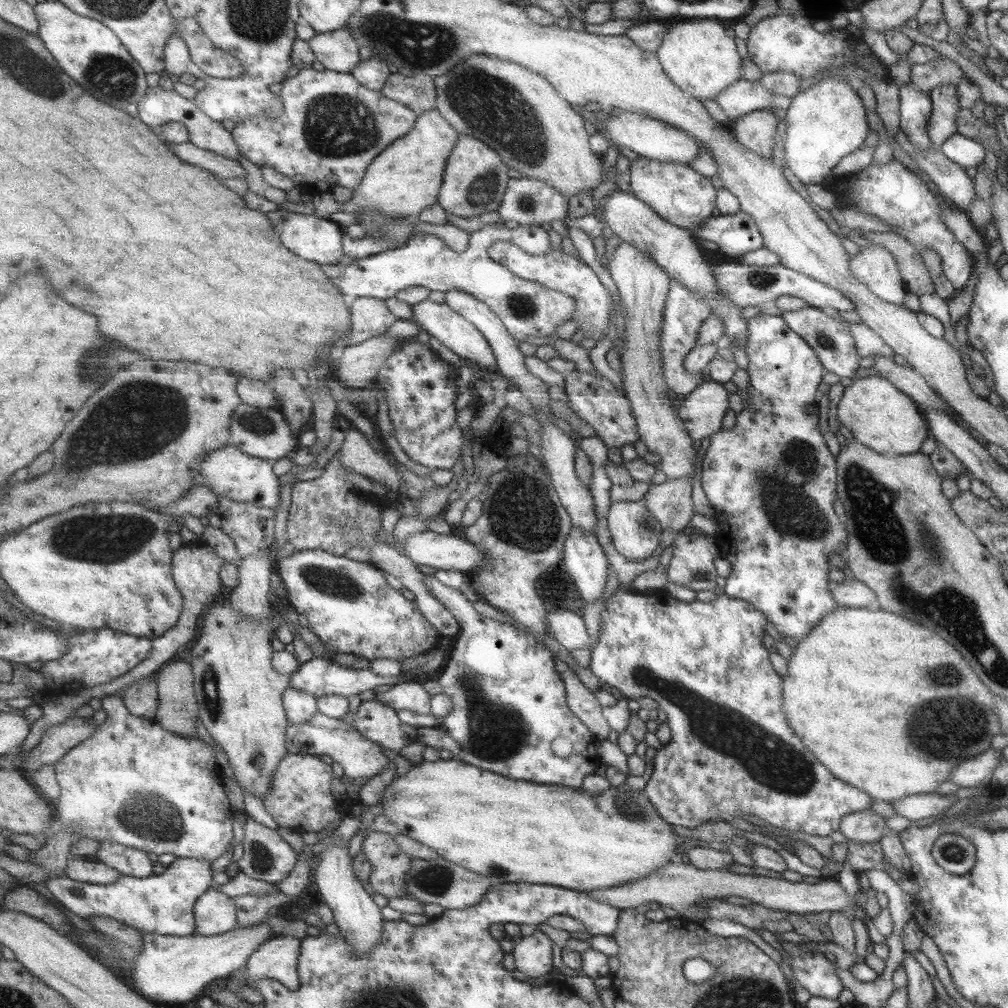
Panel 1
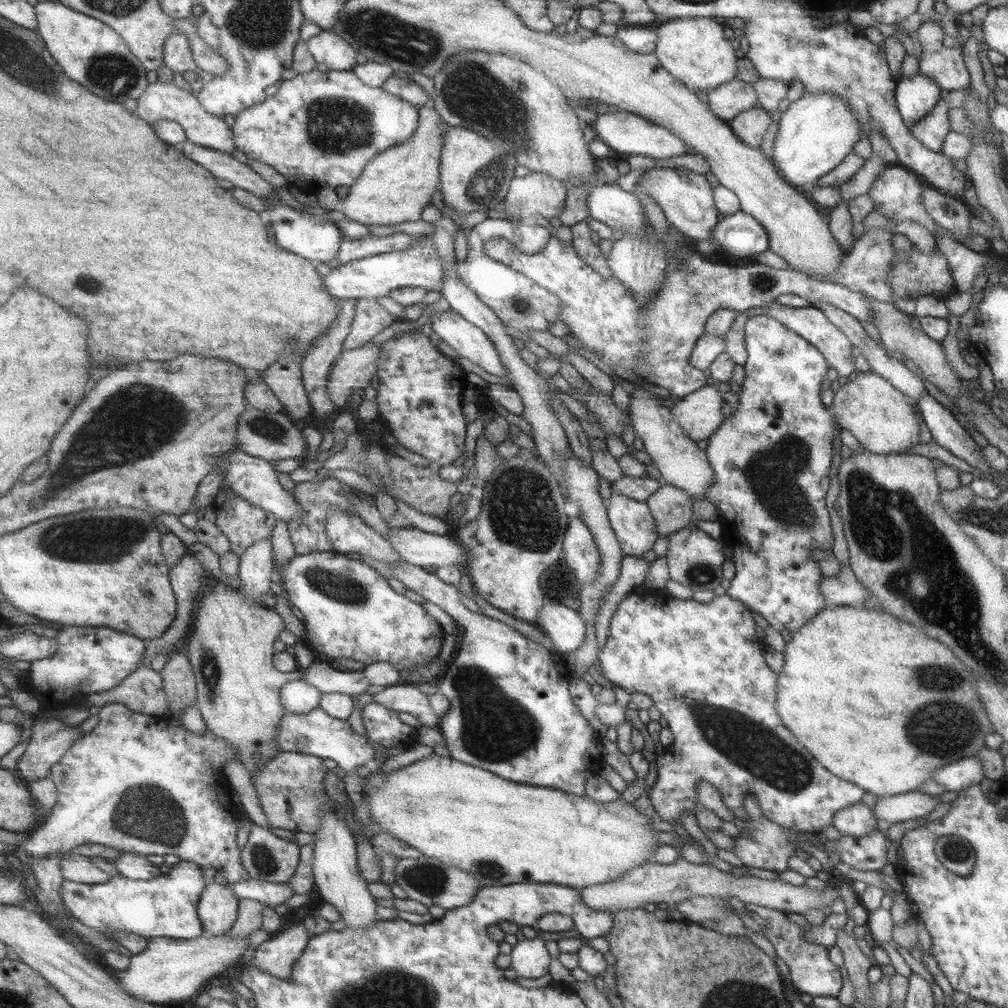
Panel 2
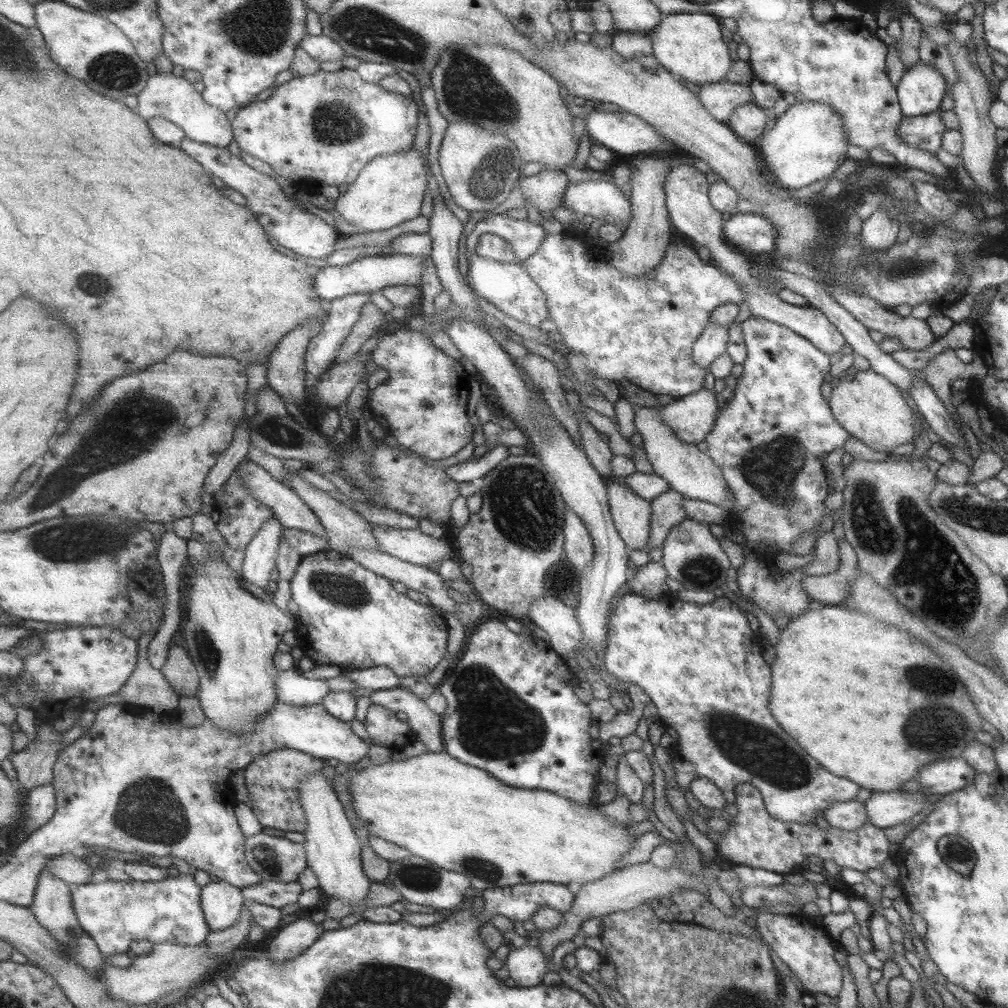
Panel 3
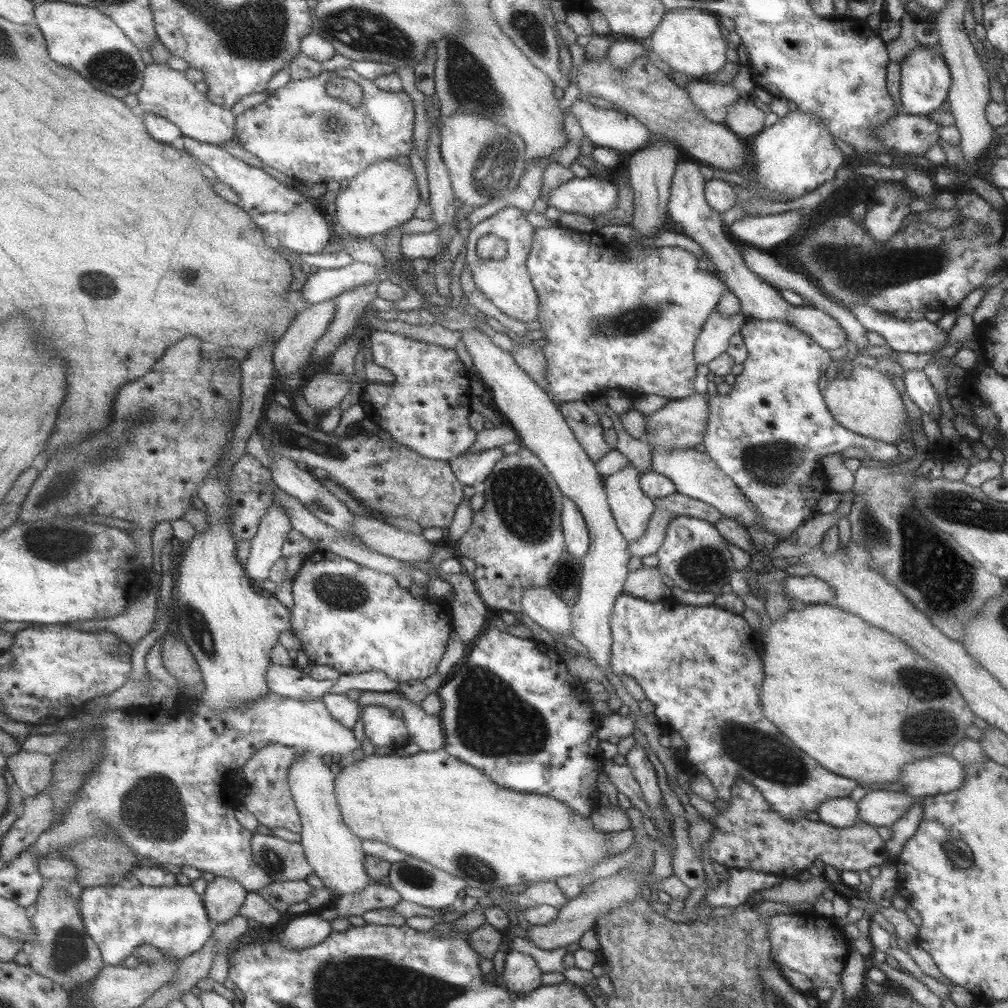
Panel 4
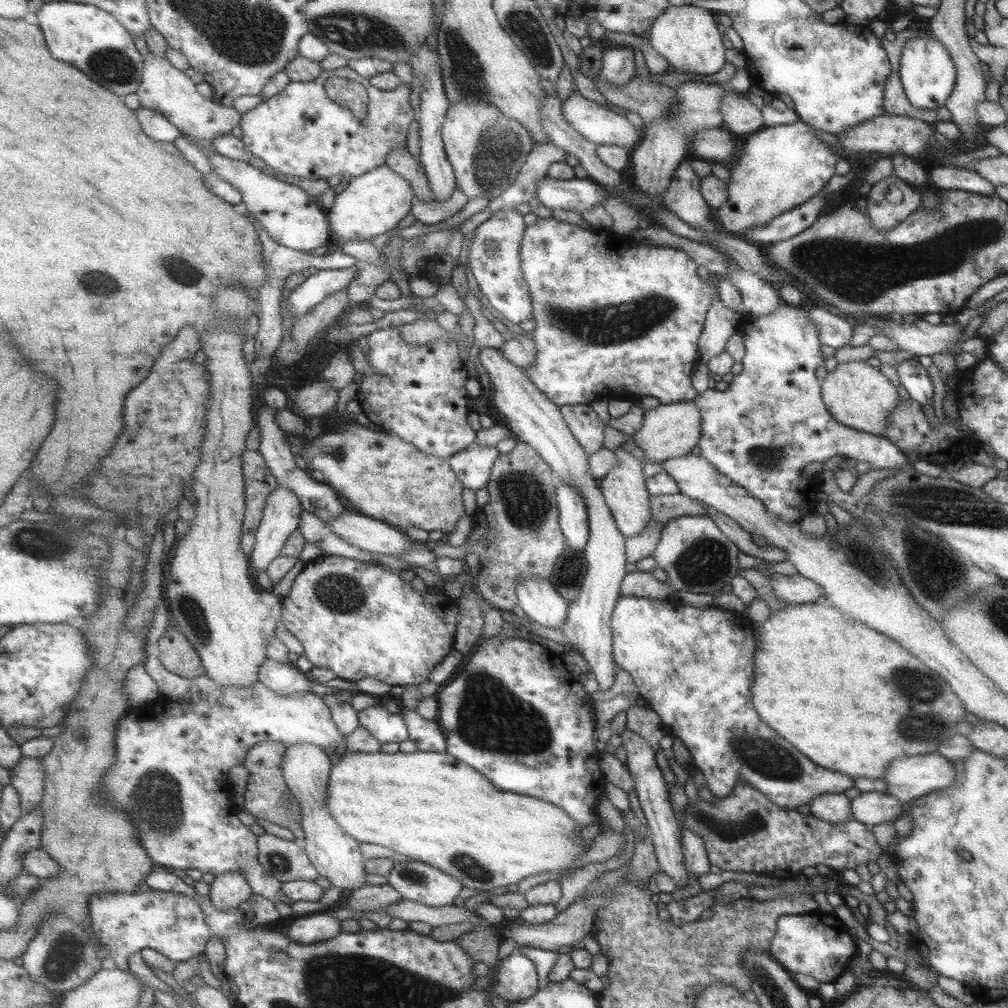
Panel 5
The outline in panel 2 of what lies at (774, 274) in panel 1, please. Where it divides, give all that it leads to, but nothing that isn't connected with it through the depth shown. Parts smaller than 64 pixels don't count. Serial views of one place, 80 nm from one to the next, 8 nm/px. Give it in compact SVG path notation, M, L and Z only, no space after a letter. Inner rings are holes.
M550 237L544 250L535 254L523 254L517 247L503 238L490 238L484 244L484 254L502 262L505 266L521 273L540 287L556 294L560 300L559 321L566 324L569 334L591 350L601 354L601 362L611 365L618 364L629 370L636 376L653 381L655 385L666 388L675 396L685 396L705 385L705 374L703 371L693 368L688 363L689 355L695 346L695 341L704 334L704 323L706 319L717 310L729 308L735 312L747 311L749 308L766 306L776 300L779 294L796 294L801 298L815 304L818 300L832 304L835 308L853 316L857 320L865 321L873 325L873 315L868 308L868 297L861 292L851 290L839 283L831 281L819 281L793 269L776 269L764 264L751 263L747 266L730 266L725 263L707 262L692 250L686 249L680 252L684 258L684 266L674 266L671 262L666 263L665 278L656 296L644 304L638 306L630 292L612 276L608 281L600 274L587 266L574 251L571 243L564 245L556 237Z

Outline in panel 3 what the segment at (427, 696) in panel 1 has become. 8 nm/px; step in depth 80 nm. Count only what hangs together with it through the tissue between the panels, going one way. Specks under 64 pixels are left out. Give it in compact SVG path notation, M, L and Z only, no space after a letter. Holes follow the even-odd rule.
M403 687L373 690L369 695L372 704L387 707L395 712L404 712L408 723L421 741L431 751L444 750L442 741L441 717L429 708L428 702L415 692Z

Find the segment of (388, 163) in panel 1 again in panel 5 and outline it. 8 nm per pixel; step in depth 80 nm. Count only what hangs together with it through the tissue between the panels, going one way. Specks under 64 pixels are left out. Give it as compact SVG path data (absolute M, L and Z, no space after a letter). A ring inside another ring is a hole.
M384 165L356 177L344 191L338 193L334 207L327 210L328 218L339 243L371 240L397 228L401 220L409 216L415 197L416 192L411 187L411 182Z

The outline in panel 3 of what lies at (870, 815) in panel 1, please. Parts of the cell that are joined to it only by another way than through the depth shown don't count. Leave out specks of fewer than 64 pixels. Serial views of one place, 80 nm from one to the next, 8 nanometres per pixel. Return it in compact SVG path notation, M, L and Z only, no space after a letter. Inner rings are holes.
M855 799L833 803L827 807L823 817L830 827L839 830L859 830L868 822L865 805Z

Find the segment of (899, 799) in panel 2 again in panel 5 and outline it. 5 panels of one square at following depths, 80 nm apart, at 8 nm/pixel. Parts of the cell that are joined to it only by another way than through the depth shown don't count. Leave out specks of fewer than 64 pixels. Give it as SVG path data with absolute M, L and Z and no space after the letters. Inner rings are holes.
M863 792L850 800L850 816L869 827L894 820L906 804L884 792Z

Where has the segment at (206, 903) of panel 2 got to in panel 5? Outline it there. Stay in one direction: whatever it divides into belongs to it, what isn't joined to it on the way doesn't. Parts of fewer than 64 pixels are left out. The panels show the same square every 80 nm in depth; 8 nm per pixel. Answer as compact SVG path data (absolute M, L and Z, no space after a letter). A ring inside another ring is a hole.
M230 872L216 877L210 885L209 897L219 910L240 908L254 893L244 872Z

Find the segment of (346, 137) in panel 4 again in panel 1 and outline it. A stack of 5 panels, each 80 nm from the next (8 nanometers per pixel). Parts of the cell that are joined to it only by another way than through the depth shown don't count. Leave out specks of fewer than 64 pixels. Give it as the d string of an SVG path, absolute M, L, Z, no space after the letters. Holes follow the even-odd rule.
M305 68L282 83L283 113L248 118L236 123L232 133L243 156L260 169L275 168L298 185L309 184L321 193L335 186L357 190L371 163L419 120L410 107L363 86L352 73Z

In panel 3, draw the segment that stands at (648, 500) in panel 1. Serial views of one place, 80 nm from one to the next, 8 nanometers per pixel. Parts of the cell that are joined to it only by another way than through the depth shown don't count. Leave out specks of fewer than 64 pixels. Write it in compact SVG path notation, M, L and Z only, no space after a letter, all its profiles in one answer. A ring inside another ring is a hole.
M671 488L665 489L650 501L651 519L647 547L641 550L651 550L661 547L671 527L679 525L687 519L682 507L683 495Z

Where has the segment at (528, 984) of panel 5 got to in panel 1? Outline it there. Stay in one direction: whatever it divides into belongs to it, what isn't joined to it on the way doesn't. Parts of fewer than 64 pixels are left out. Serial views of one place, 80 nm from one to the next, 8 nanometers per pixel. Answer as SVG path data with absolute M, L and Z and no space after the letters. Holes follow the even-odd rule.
M536 930L529 936L520 936L510 952L514 956L516 970L531 977L550 973L551 941L541 931Z

